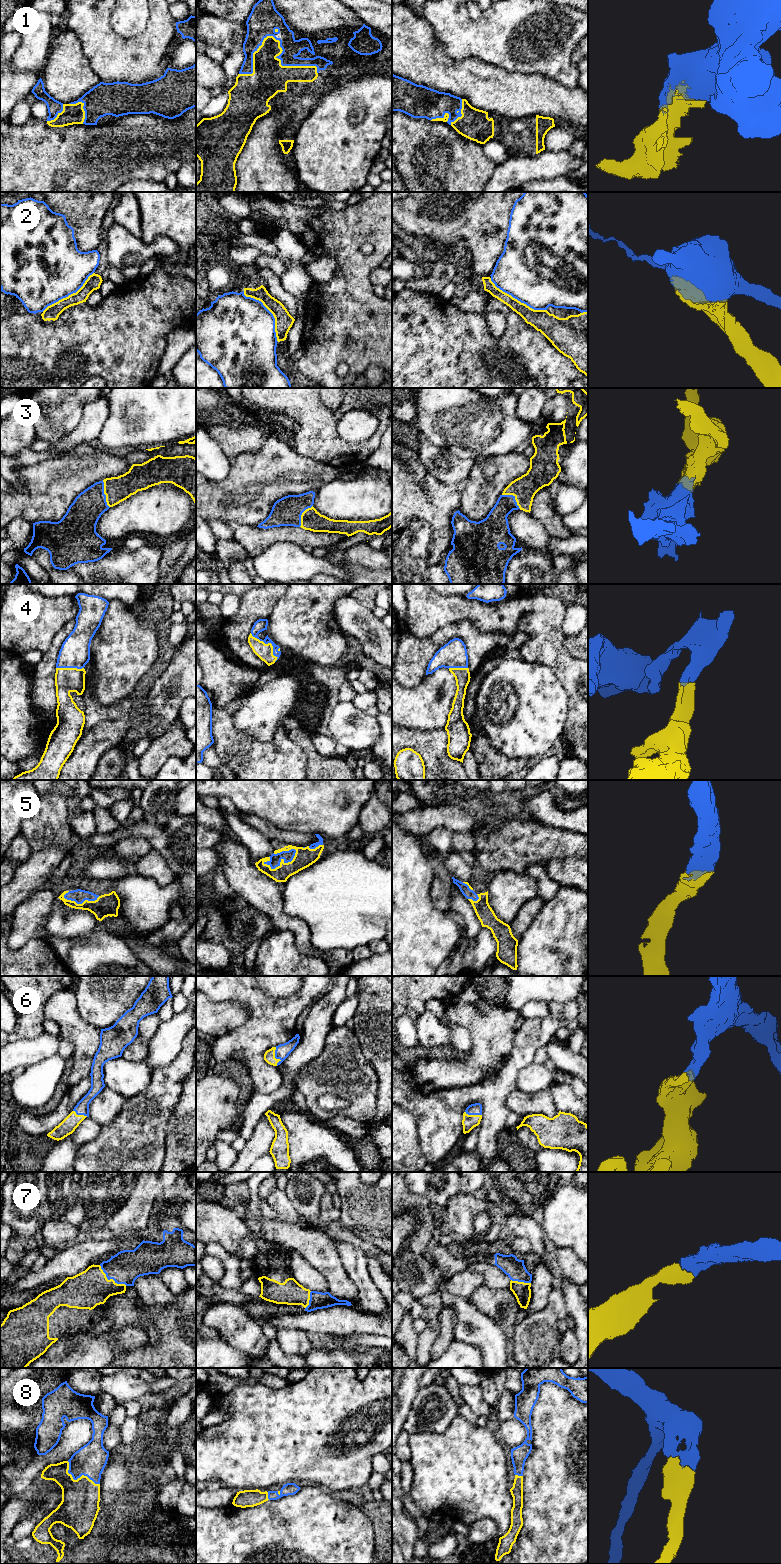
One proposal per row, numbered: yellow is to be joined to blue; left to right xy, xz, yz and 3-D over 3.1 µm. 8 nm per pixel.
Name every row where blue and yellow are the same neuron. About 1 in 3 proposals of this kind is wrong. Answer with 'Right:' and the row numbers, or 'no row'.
Right: 1, 3, 4, 5, 6, 7, 8

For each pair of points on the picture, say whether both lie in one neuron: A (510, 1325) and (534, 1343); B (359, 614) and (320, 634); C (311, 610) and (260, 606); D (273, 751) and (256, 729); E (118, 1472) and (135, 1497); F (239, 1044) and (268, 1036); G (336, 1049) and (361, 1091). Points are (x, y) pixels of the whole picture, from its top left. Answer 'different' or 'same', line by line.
A: different
B: different
C: different
D: different
E: different
F: same
G: same

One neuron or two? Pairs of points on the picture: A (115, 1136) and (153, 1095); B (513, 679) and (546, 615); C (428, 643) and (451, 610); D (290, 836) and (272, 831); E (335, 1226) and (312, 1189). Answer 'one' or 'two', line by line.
A: one
B: two
C: two
D: one
E: two

